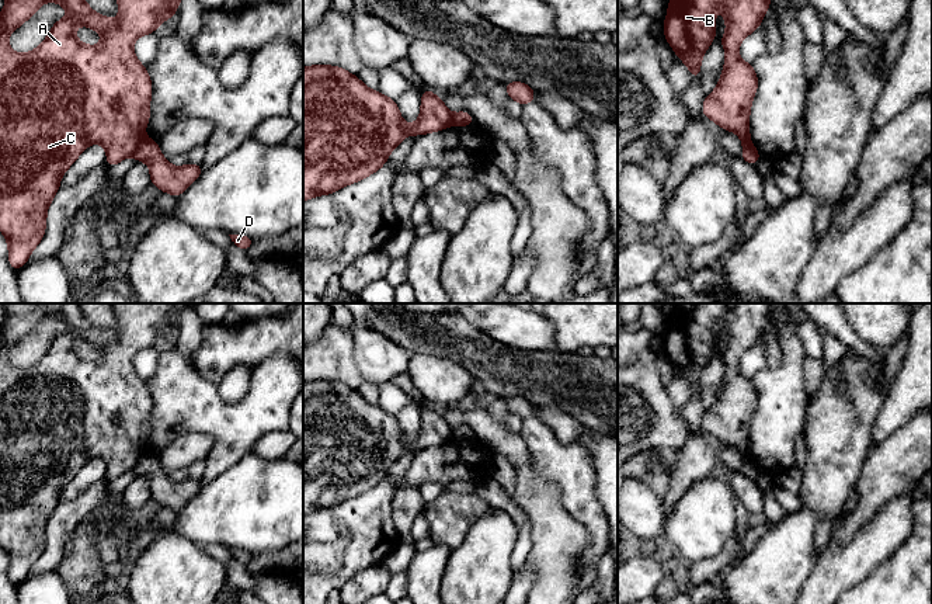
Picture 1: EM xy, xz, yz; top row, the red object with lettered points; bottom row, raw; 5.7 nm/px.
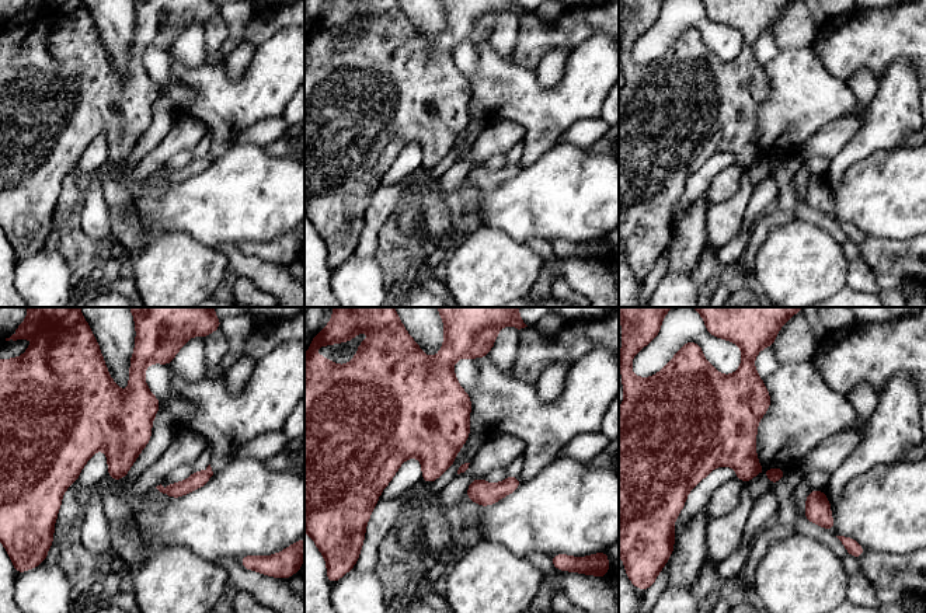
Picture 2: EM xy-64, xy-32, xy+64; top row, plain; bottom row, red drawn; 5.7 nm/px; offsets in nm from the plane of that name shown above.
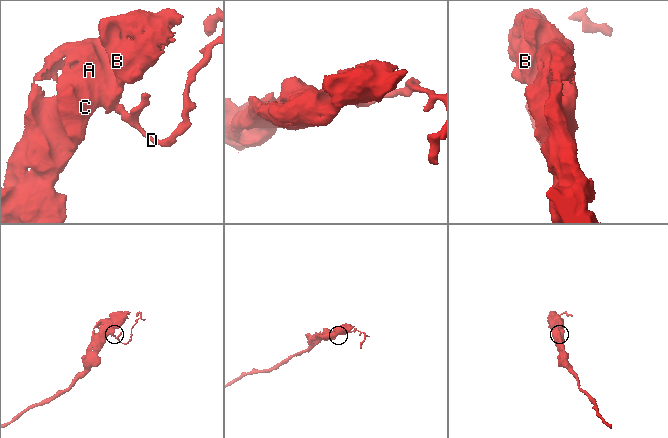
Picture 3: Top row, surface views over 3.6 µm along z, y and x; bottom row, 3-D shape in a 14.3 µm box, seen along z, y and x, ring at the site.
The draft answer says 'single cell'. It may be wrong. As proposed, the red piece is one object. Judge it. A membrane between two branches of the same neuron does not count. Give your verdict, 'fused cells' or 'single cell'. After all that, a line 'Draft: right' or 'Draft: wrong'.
fused cells
Draft: wrong

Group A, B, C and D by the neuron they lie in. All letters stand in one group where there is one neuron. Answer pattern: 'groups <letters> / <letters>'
groups A B C / D

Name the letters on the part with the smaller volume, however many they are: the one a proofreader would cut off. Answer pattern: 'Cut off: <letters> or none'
Cut off: D

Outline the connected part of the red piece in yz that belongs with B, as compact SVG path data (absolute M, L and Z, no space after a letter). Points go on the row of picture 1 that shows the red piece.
M670 0L667 18L664 20L664 38L670 42L678 58L689 67L691 77L698 79L700 76L700 60L709 45L714 39L714 14L717 8L724 10L724 21L727 24L726 35L721 38L721 45L726 49L726 62L719 80L717 87L712 94L703 100L702 112L706 118L714 121L719 128L724 128L737 133L741 138L743 145L751 143L750 138L750 108L757 93L758 77L751 63L744 62L738 56L740 42L755 31L761 24L765 13L769 8L771 0Z

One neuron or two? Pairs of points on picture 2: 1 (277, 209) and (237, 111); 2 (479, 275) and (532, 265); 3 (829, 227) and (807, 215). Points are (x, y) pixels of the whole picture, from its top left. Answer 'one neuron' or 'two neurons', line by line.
1: two neurons
2: one neuron
3: one neuron

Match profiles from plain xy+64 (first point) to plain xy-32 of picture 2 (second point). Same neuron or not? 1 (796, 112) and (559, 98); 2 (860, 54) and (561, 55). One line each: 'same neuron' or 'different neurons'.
1: same neuron
2: different neurons

